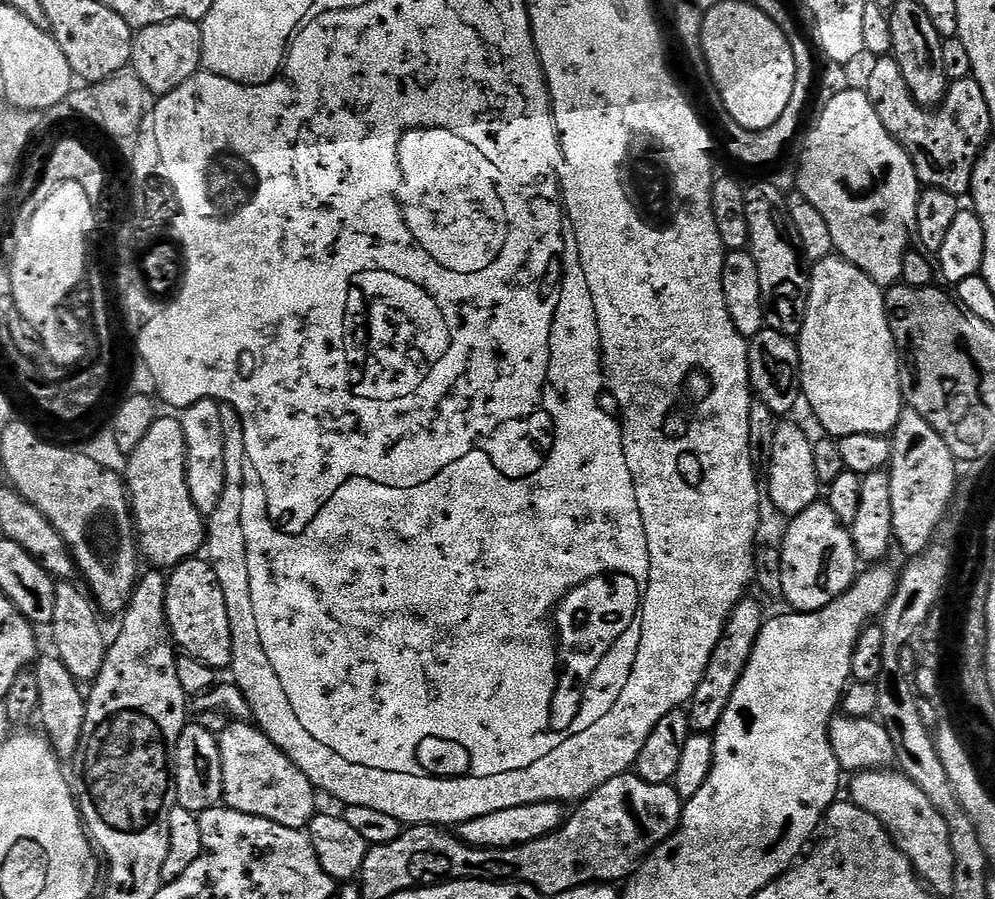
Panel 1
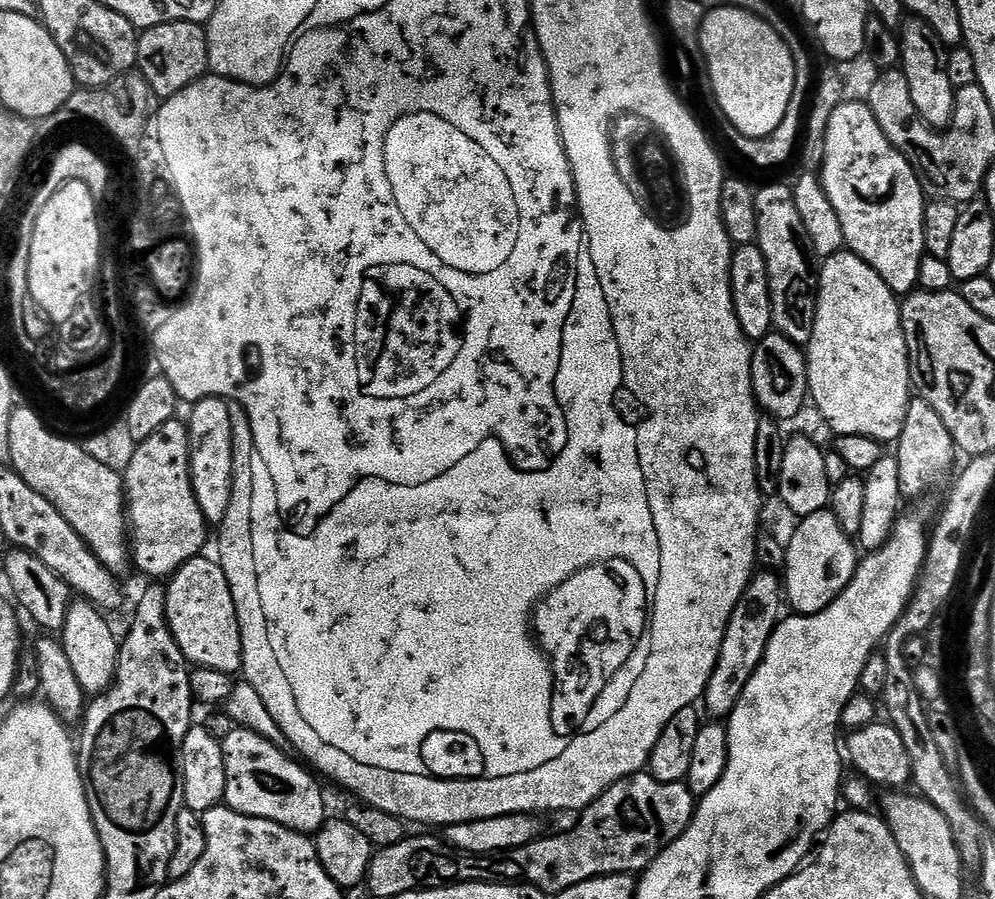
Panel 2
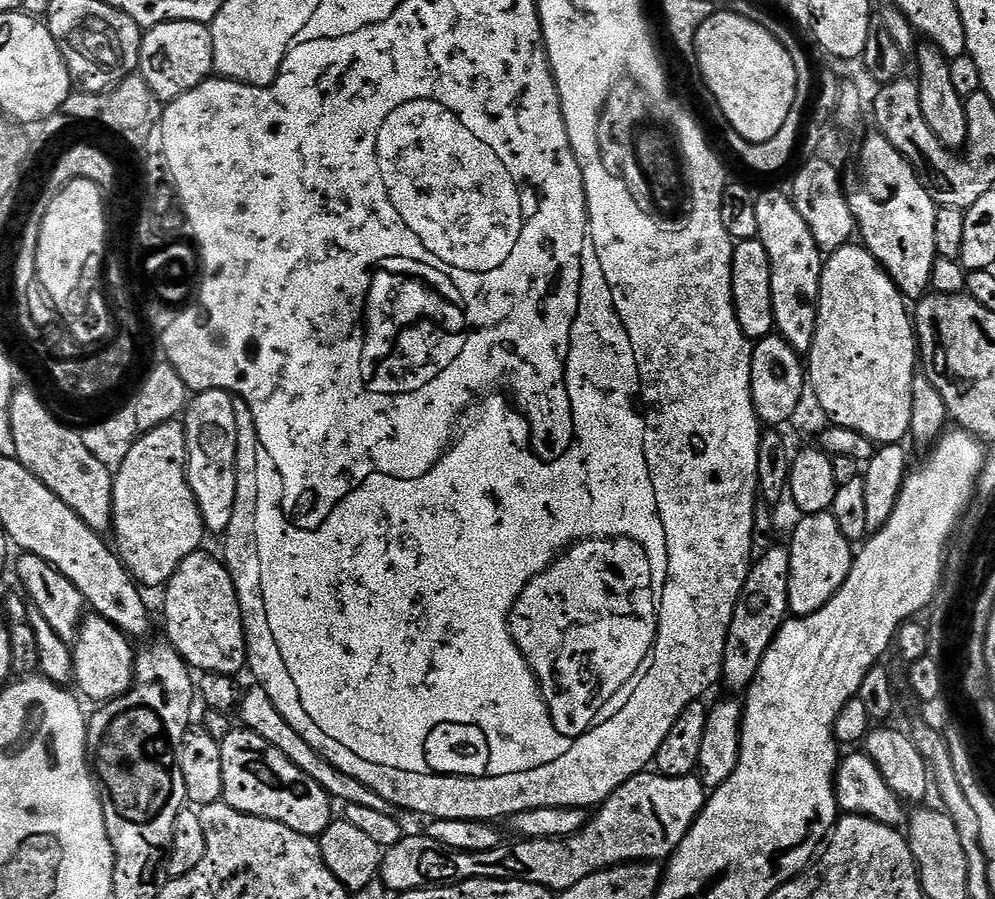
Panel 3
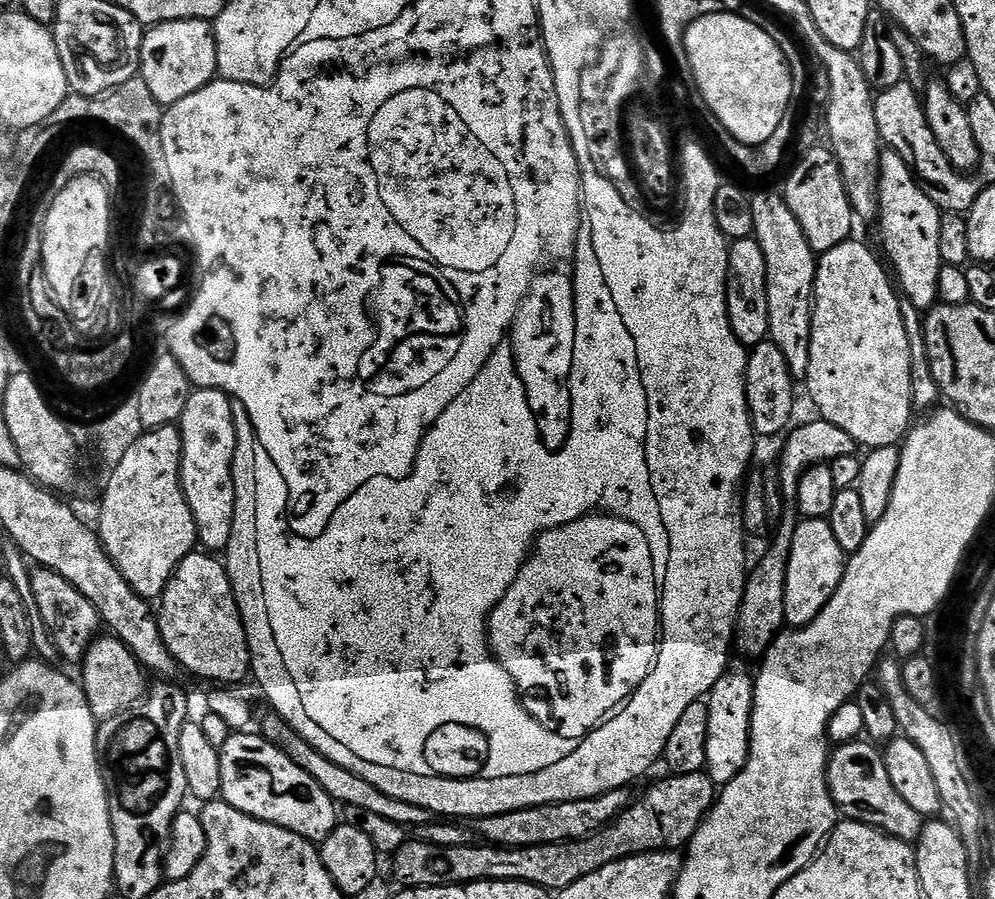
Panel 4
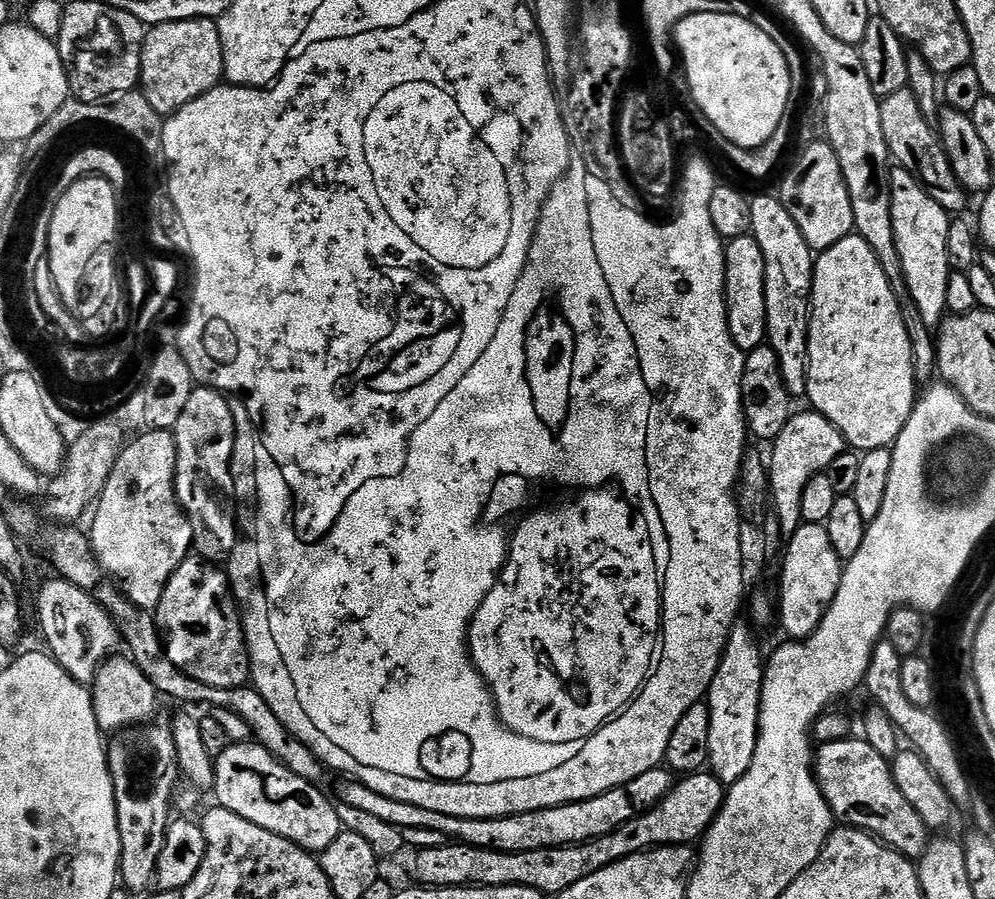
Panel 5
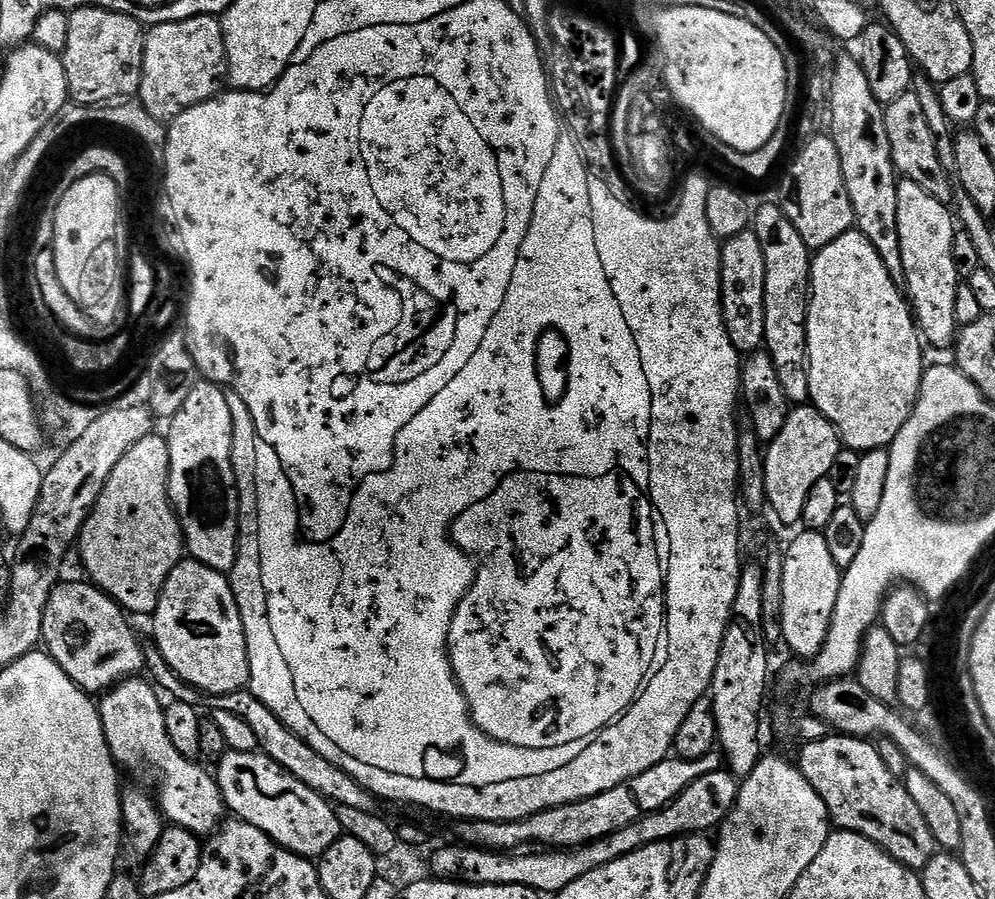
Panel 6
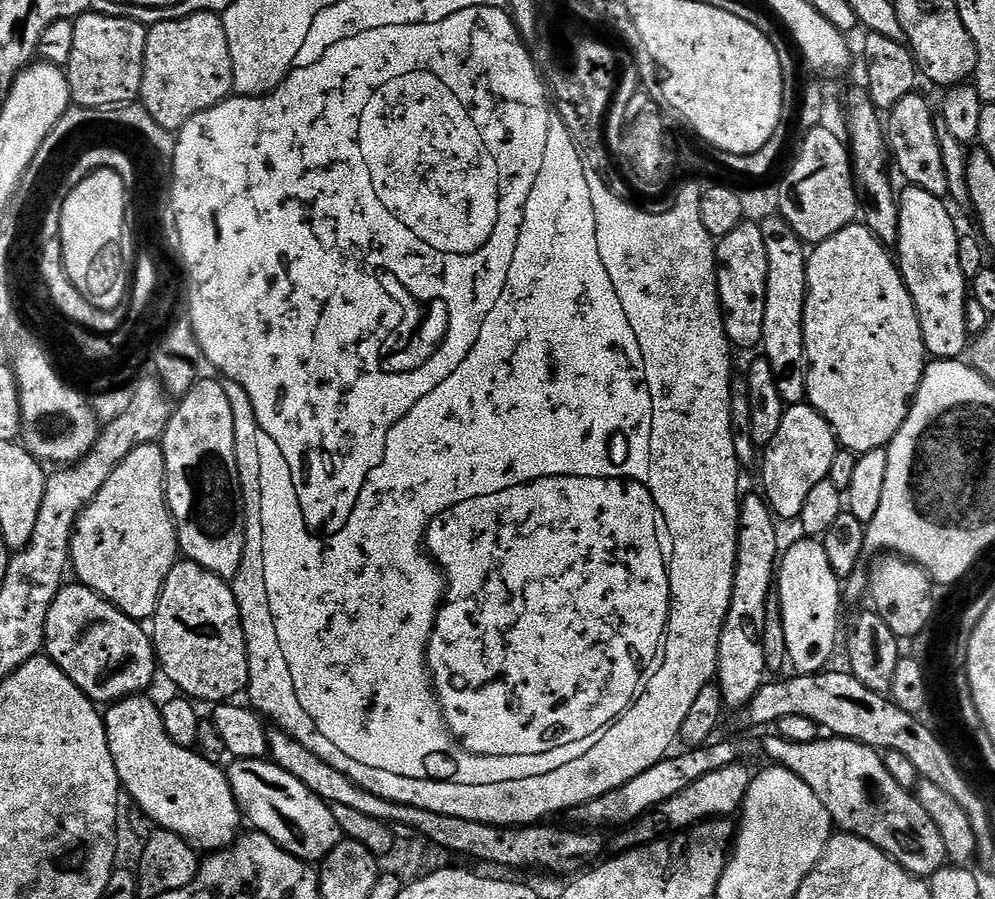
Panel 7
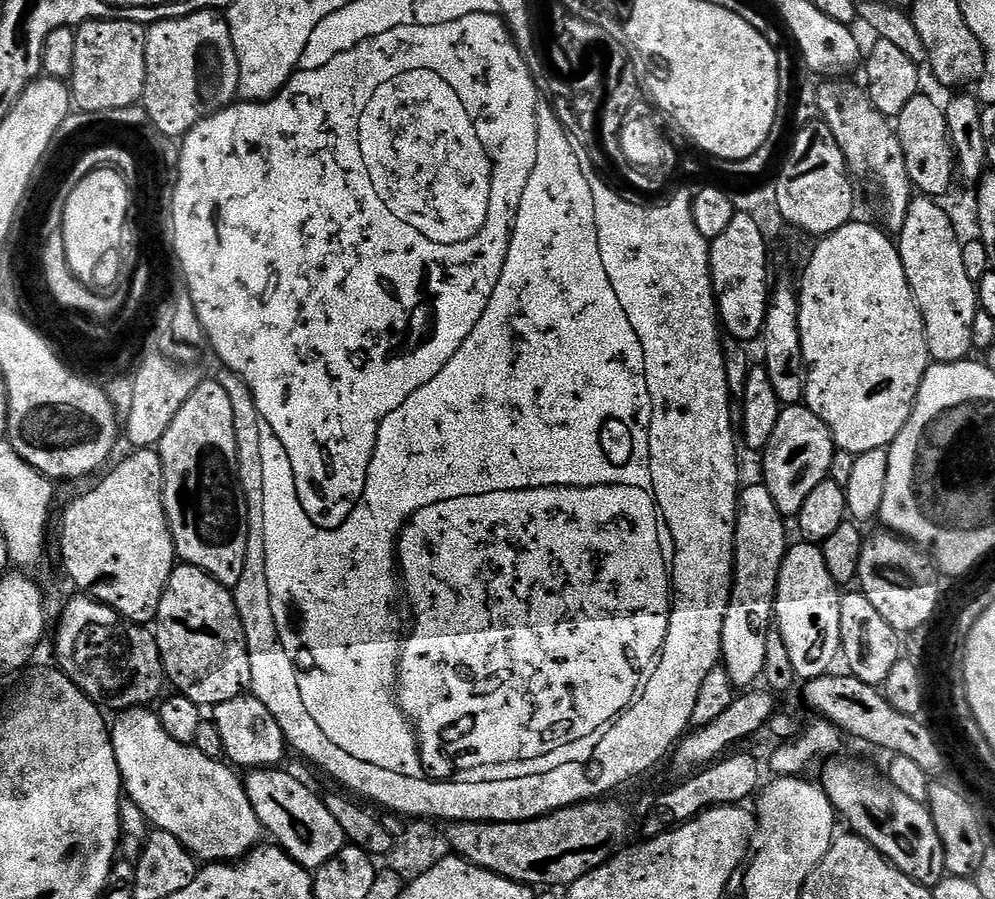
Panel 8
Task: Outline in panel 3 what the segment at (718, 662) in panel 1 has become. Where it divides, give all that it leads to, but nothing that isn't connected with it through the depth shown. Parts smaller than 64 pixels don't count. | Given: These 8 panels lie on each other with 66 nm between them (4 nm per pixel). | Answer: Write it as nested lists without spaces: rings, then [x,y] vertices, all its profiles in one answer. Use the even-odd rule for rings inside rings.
[[[773,546],[759,555],[750,567],[744,580],[742,594],[739,595],[734,614],[731,616],[720,679],[721,685],[724,684],[730,691],[727,693],[740,694],[747,691],[753,678],[756,677],[758,666],[766,650],[772,645],[777,630],[788,618],[788,586],[789,549]]]

